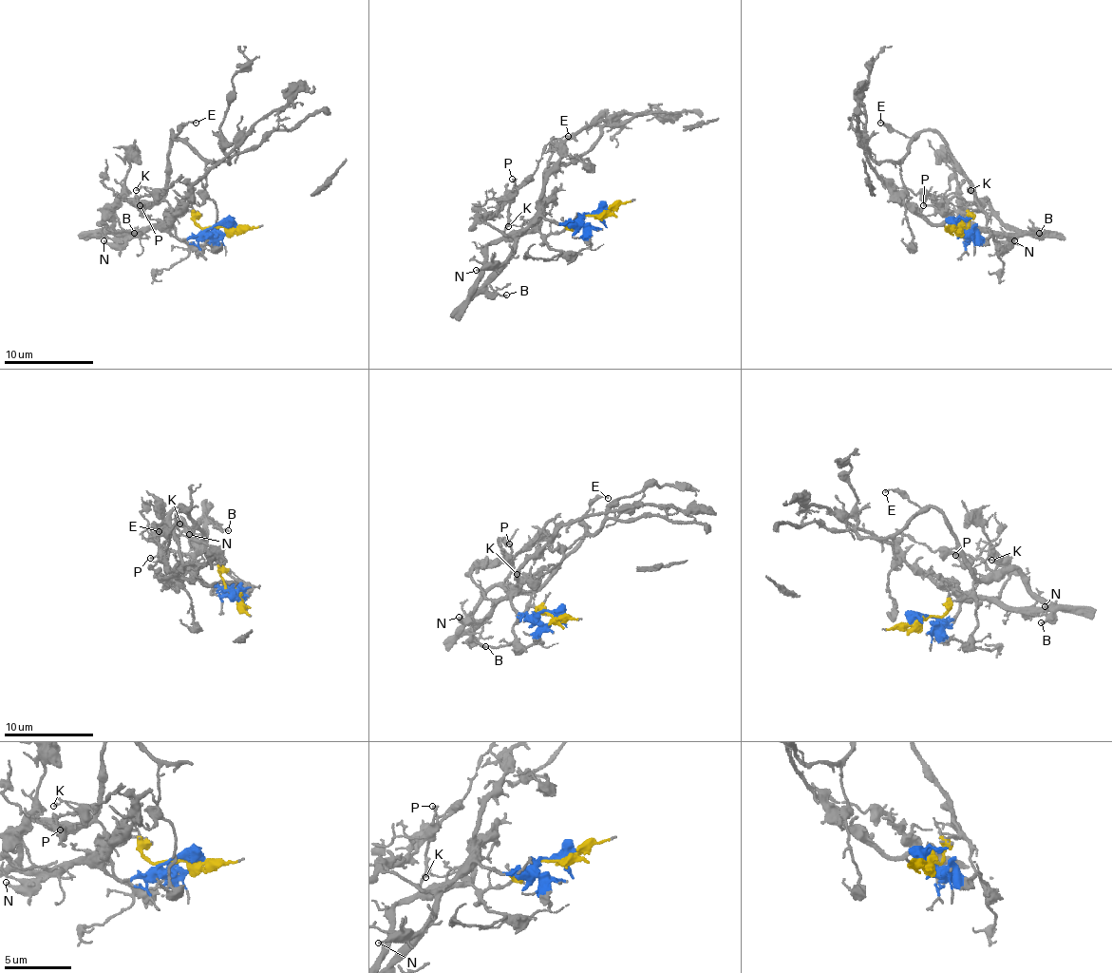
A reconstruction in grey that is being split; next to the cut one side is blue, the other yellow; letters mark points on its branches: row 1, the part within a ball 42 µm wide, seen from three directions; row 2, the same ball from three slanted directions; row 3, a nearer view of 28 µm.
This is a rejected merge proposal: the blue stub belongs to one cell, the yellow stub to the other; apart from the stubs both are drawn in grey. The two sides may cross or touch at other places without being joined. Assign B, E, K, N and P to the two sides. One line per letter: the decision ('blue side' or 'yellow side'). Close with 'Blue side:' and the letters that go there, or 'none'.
B: blue side
E: yellow side
K: yellow side
N: blue side
P: yellow side
Blue side: B, N

